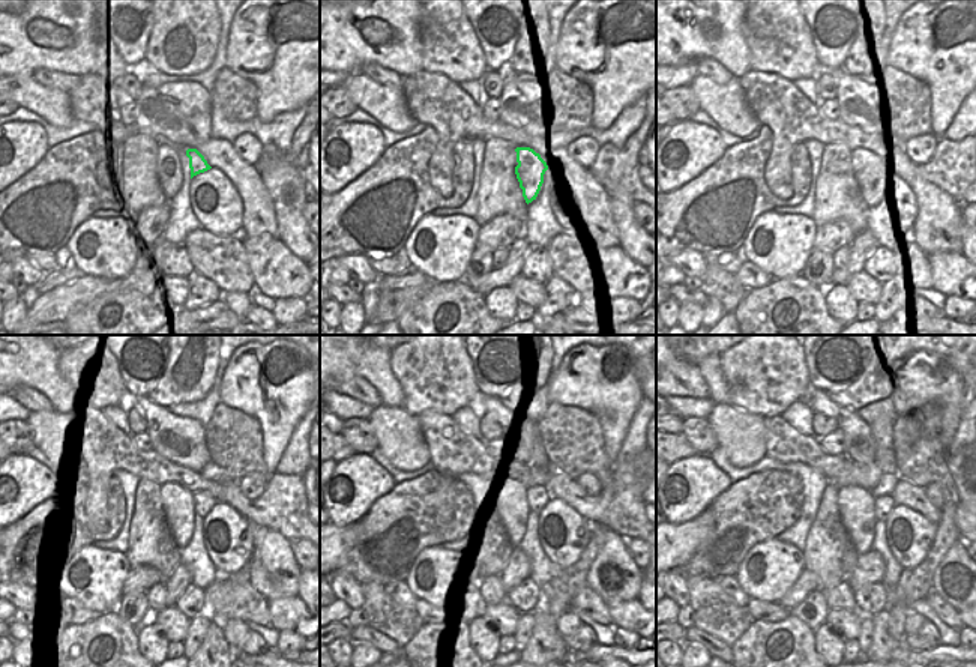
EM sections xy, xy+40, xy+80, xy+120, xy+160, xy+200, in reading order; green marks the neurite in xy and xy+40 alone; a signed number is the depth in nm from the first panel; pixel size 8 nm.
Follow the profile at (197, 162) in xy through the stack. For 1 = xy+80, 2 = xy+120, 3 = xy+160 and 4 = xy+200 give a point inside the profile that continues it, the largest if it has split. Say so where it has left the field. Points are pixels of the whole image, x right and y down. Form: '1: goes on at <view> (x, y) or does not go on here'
1: goes on at xy+80 (867, 179)
2: goes on at xy+120 (204, 501)
3: goes on at xy+160 (538, 497)
4: goes on at xy+200 (883, 504)

